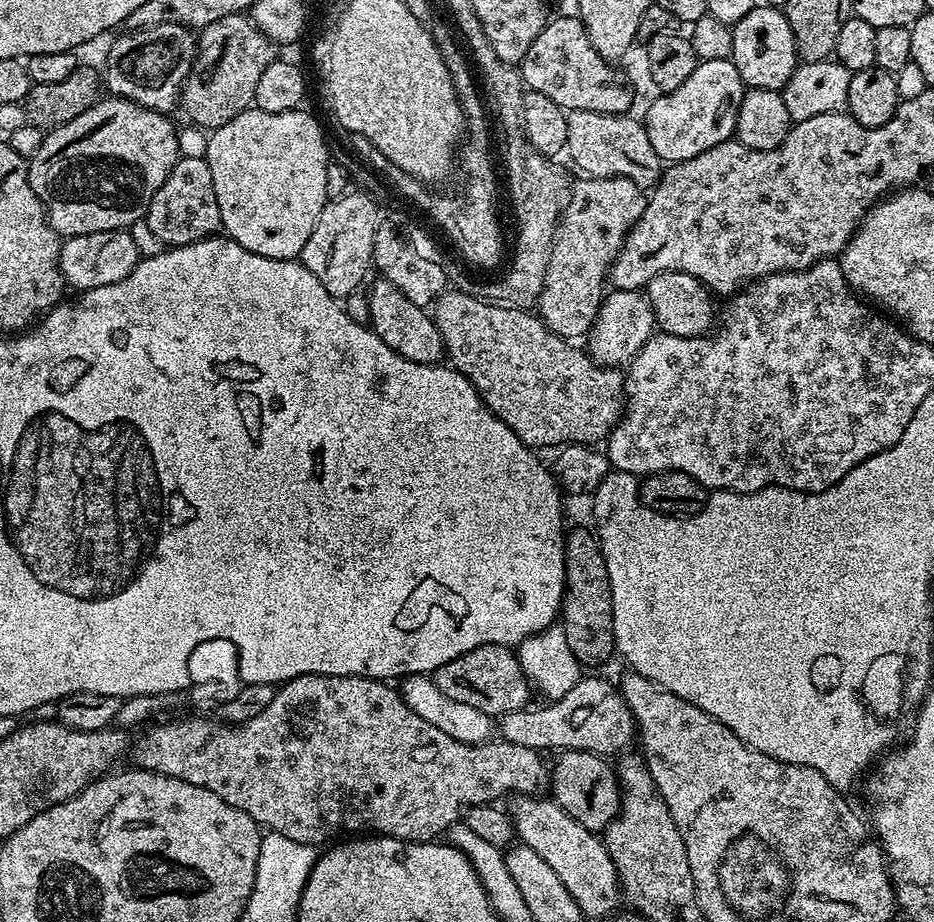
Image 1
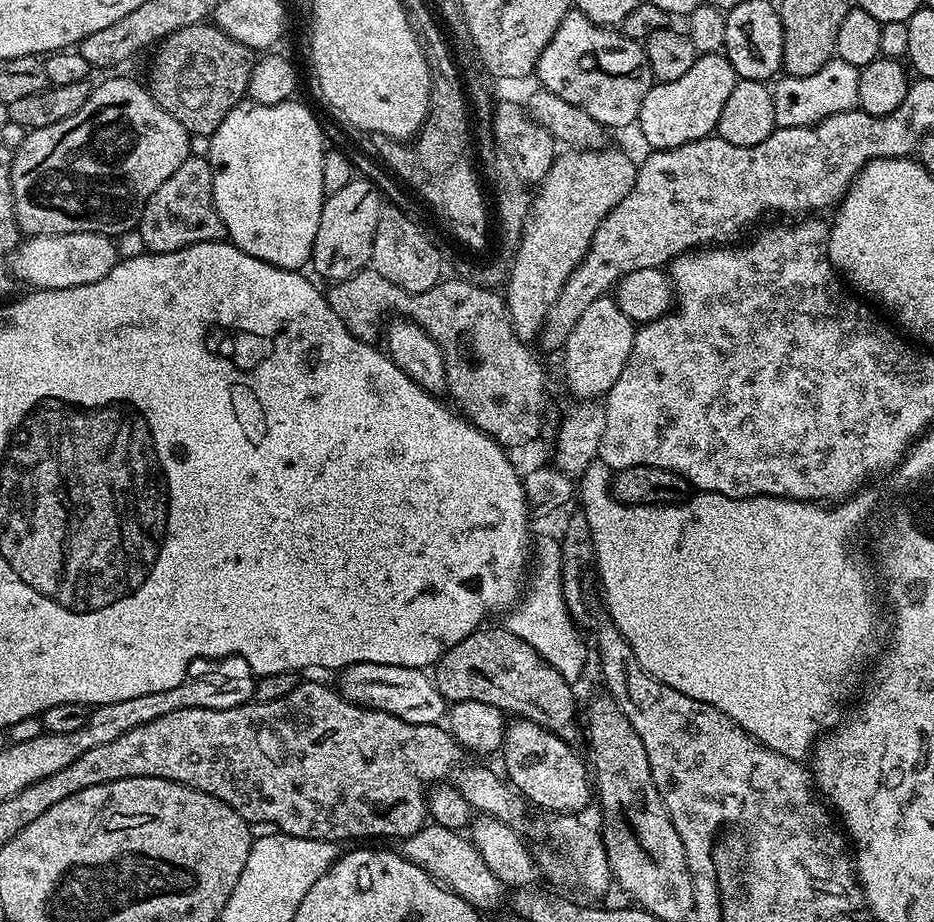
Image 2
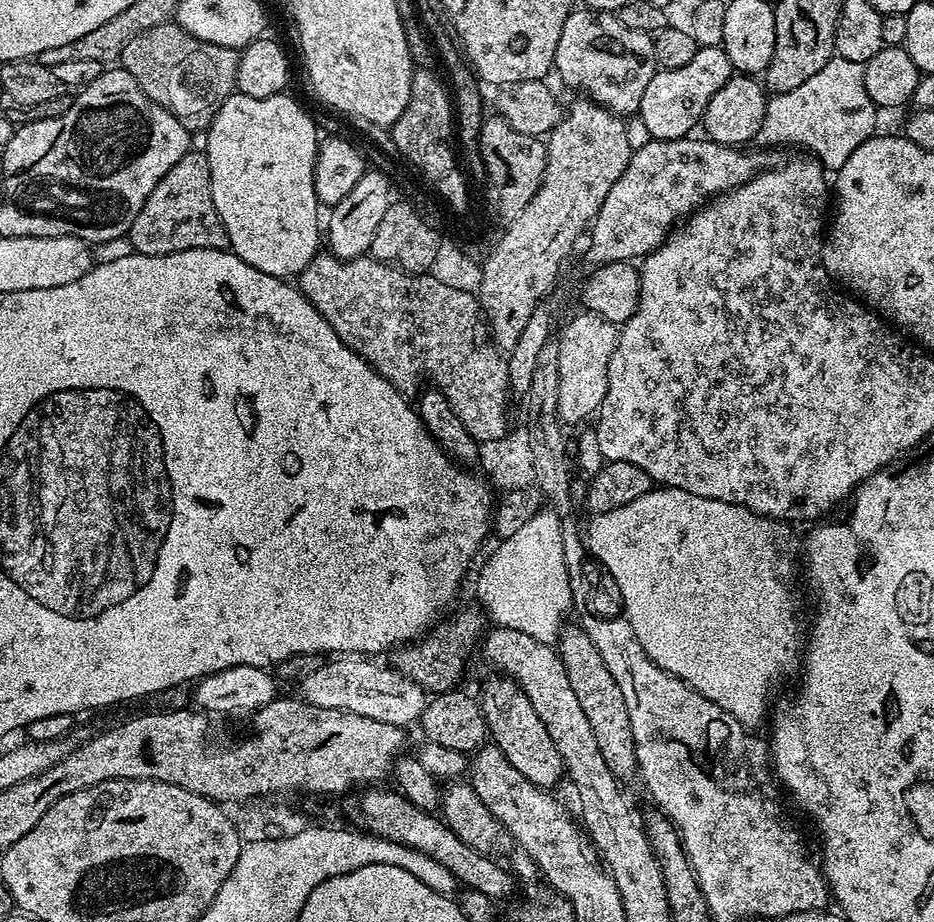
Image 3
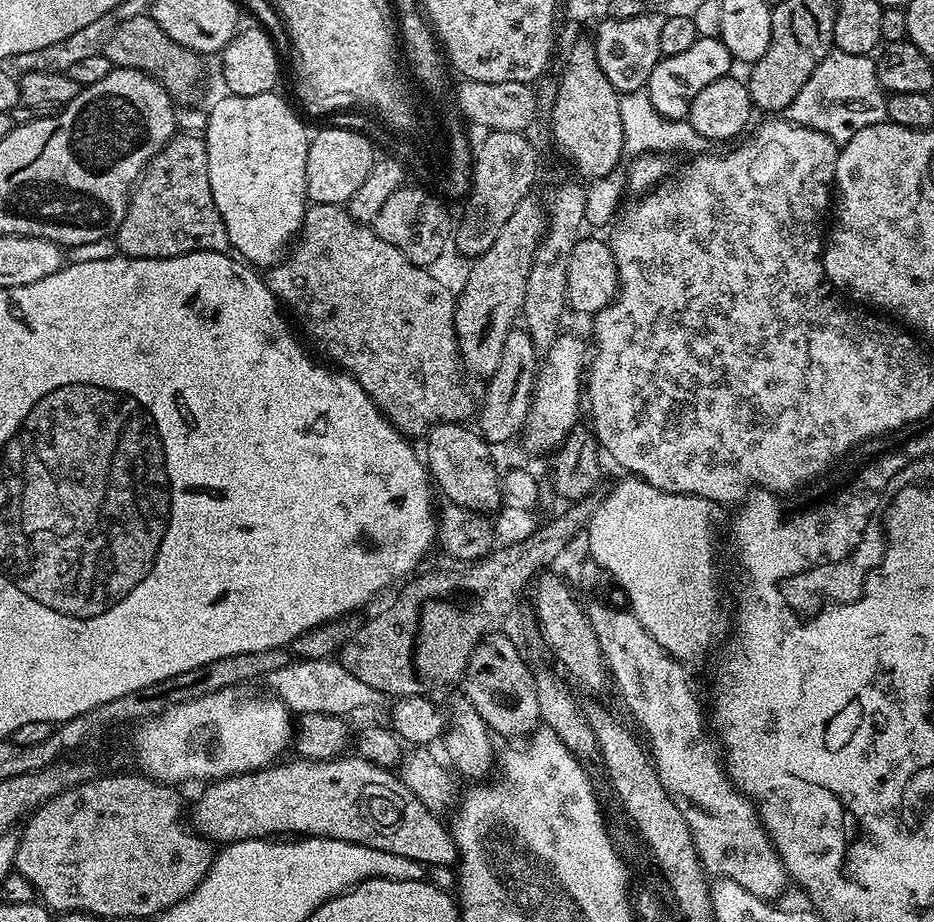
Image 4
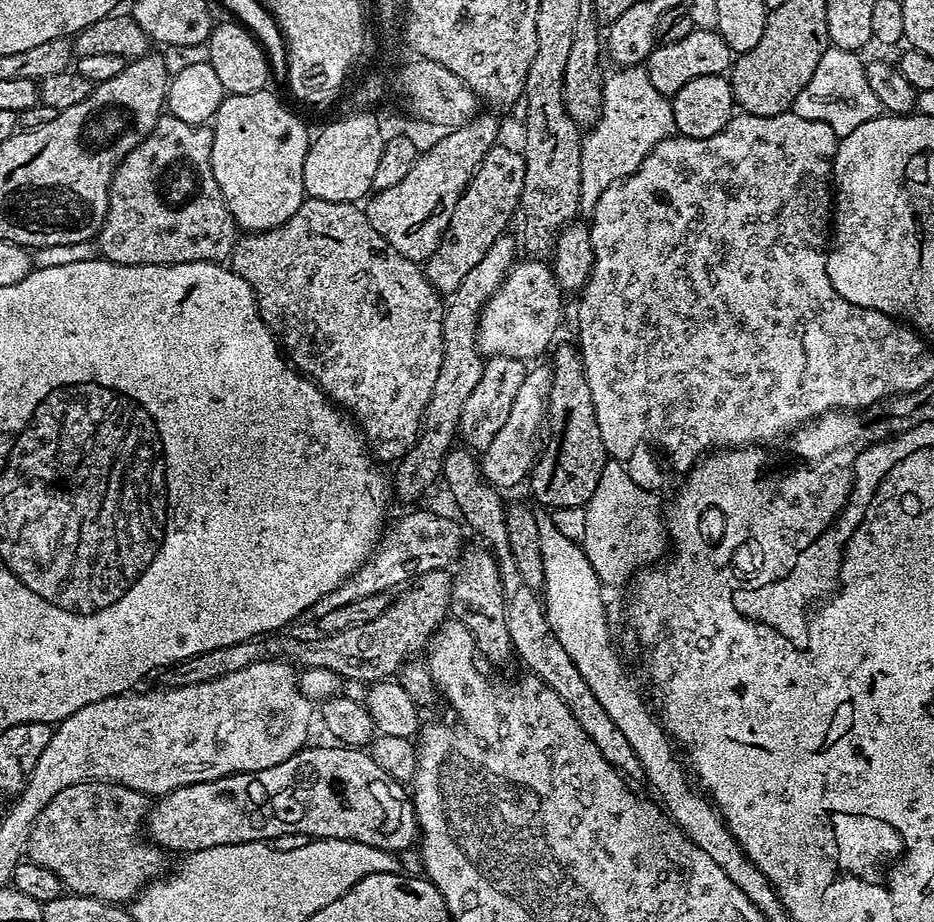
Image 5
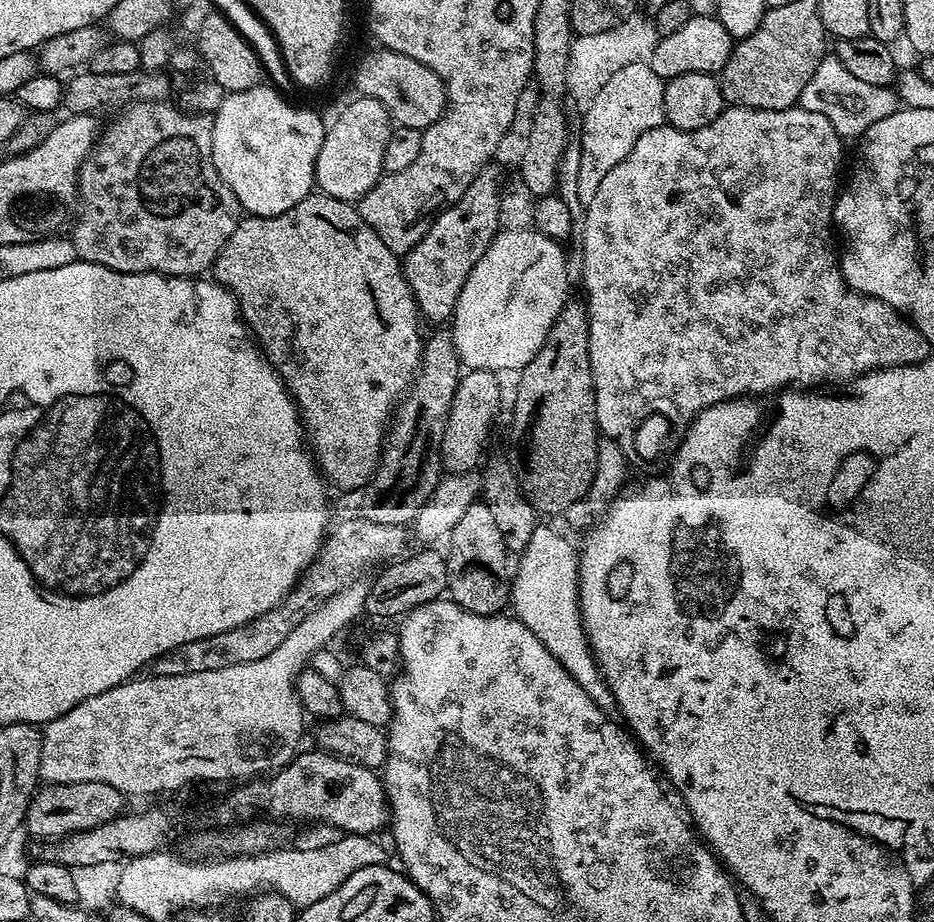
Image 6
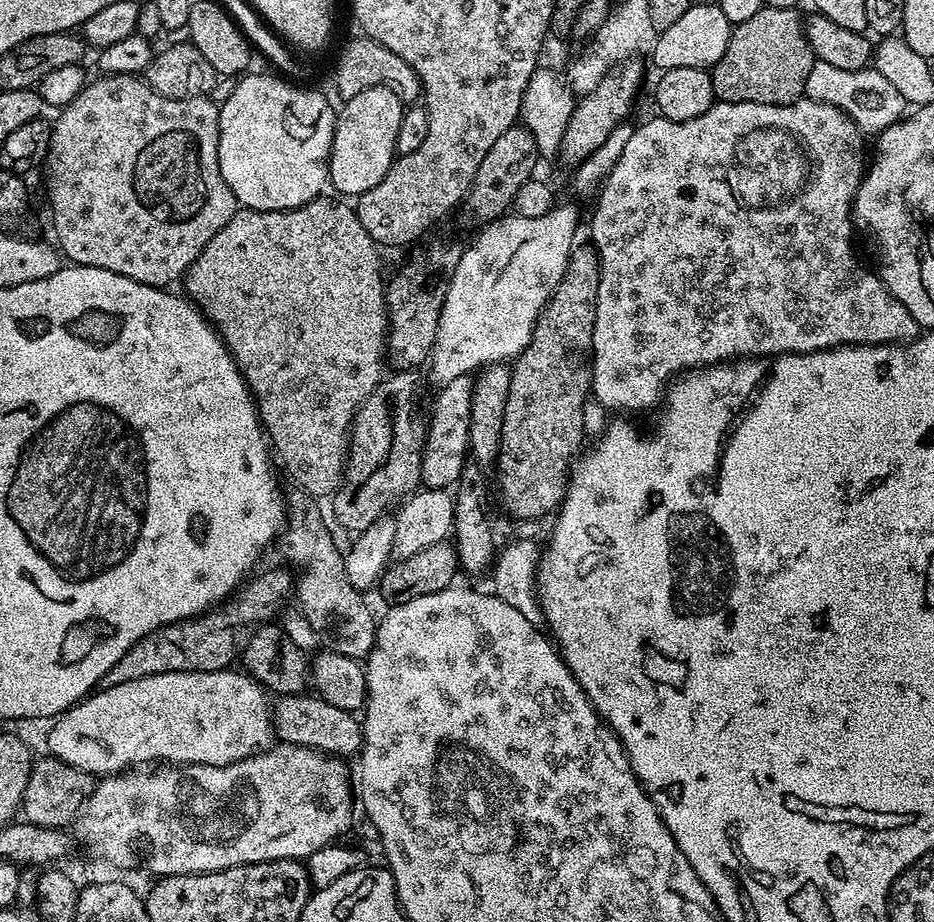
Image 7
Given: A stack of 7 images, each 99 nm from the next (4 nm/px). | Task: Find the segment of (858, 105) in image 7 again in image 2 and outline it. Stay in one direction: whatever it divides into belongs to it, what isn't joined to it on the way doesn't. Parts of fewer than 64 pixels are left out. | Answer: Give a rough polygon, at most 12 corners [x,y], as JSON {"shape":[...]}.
{"shape":[[859,68],[781,75],[776,126],[814,126],[858,105]]}

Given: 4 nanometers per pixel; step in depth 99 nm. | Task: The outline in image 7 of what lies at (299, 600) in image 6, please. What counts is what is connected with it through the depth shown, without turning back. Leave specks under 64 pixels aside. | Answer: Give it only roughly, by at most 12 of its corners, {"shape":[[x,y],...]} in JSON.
{"shape":[[287,567],[253,575],[203,616],[144,636],[108,684],[223,672],[294,592]]}

